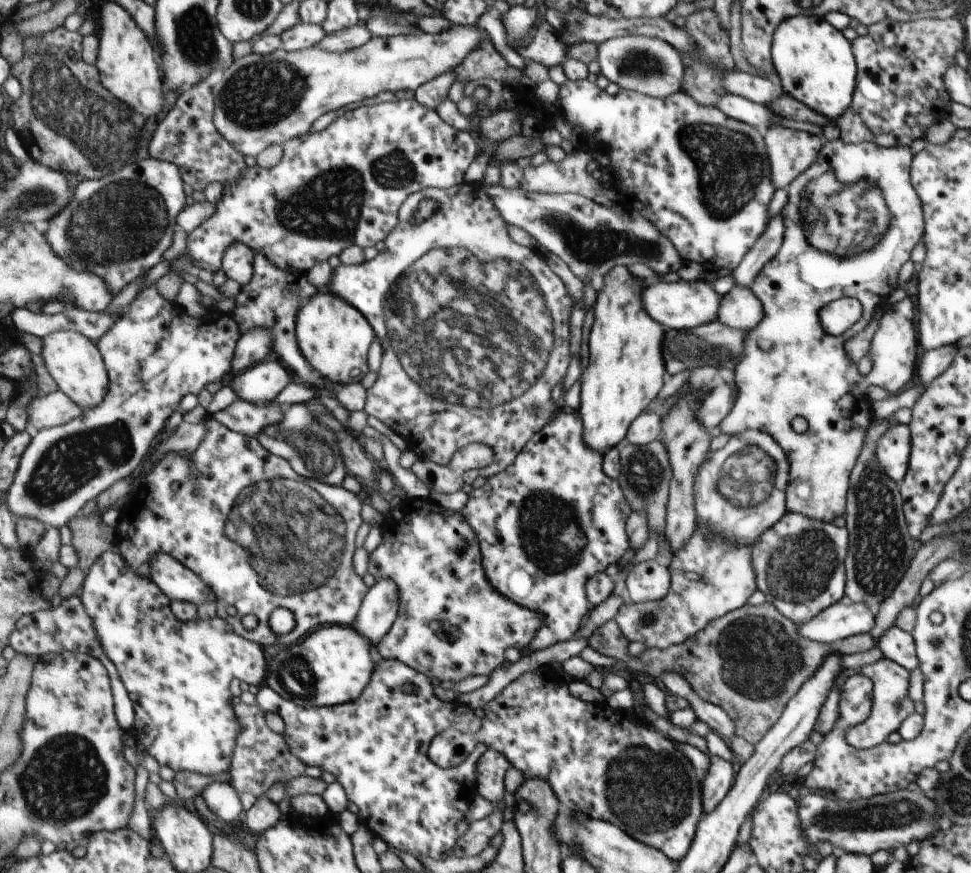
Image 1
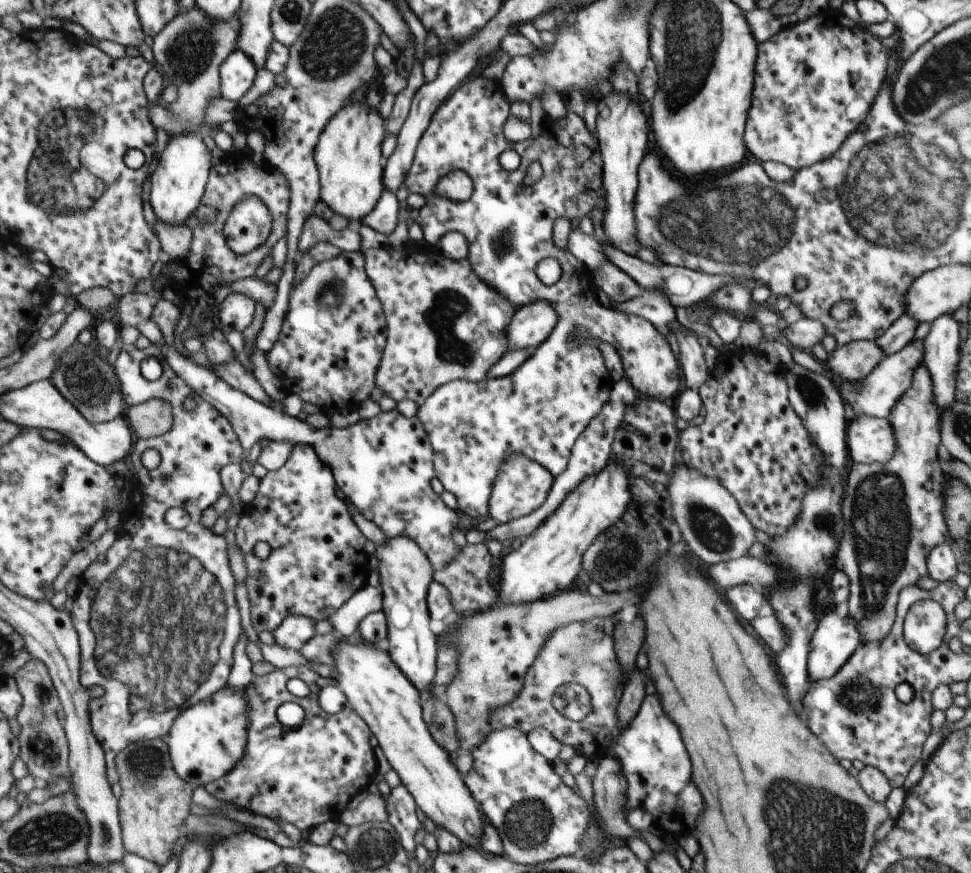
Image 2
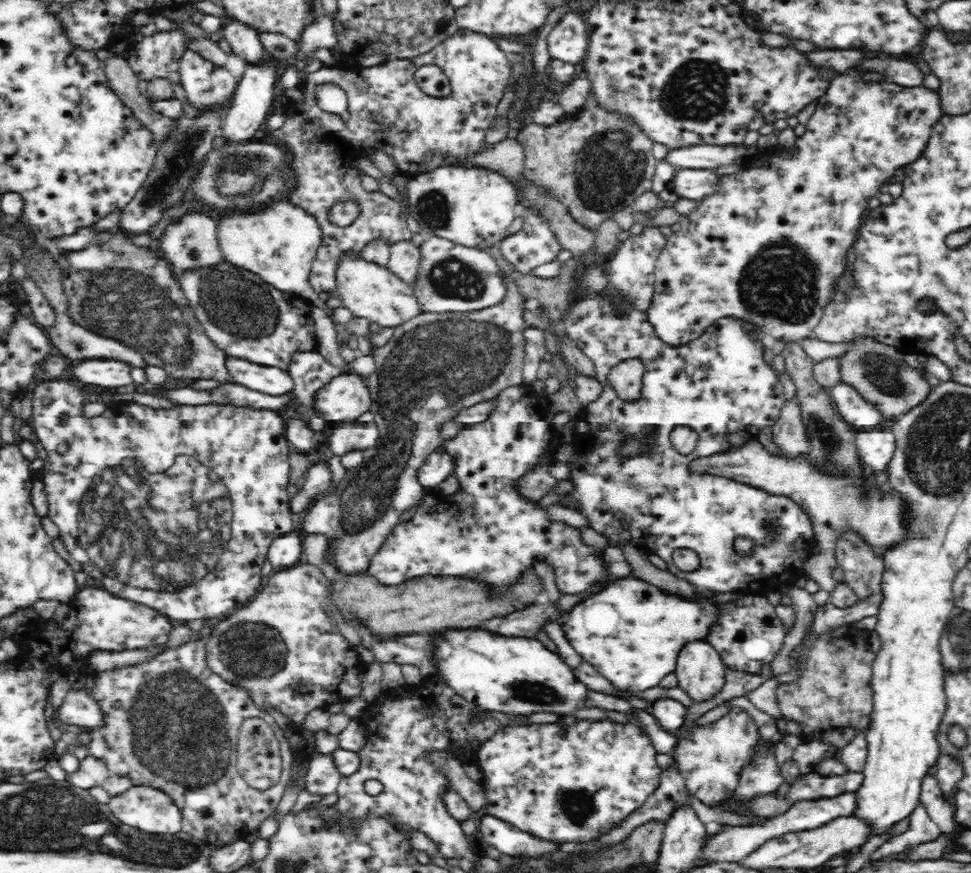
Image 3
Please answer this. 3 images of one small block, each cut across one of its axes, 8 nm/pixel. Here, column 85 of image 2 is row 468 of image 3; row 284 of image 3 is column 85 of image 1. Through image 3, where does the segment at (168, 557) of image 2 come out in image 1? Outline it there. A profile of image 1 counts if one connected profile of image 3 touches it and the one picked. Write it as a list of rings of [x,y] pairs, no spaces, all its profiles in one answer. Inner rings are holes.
[[[80,594],[64,599],[58,607],[49,611],[40,611],[26,615],[17,624],[17,629],[13,632],[11,646],[18,654],[26,654],[29,651],[34,656],[48,656],[51,653],[66,653],[67,651],[86,653],[94,655],[105,663],[113,678],[113,691],[117,702],[117,715],[124,732],[131,733],[137,724],[137,707],[130,696],[129,687],[126,686],[121,677],[118,665],[111,659],[98,636],[96,623],[92,618],[85,602]]]

